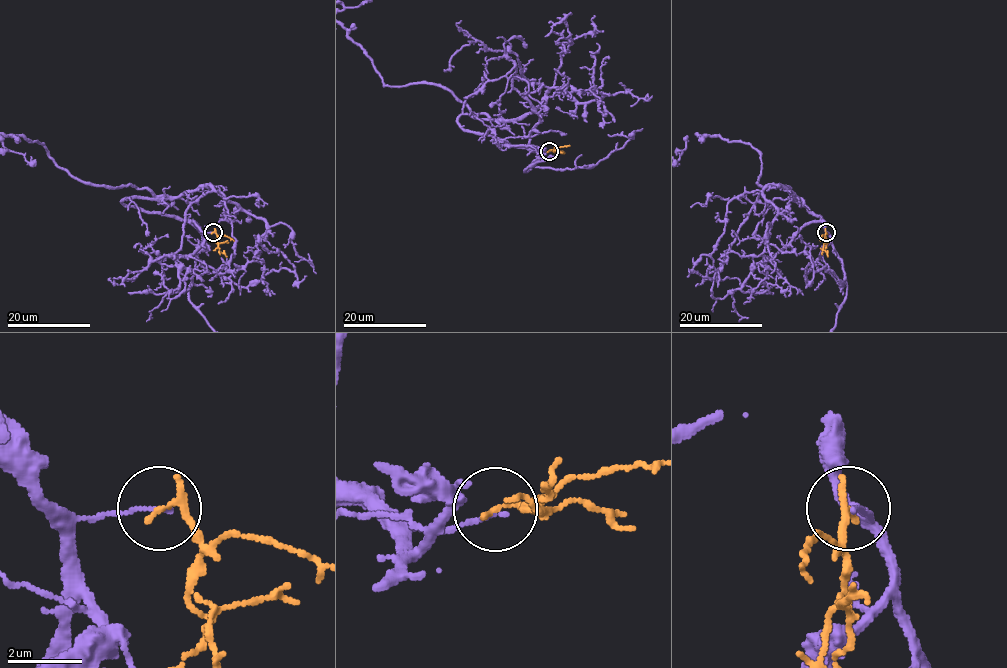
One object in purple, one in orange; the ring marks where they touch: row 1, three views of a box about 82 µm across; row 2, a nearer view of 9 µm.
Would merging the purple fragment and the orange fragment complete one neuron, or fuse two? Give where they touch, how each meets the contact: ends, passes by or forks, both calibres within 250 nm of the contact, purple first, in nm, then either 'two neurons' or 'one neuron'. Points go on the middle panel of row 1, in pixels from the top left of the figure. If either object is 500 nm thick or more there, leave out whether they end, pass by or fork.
place (549, 151); purple ends; orange ends; calibres 110 and 200 nm; two neurons

